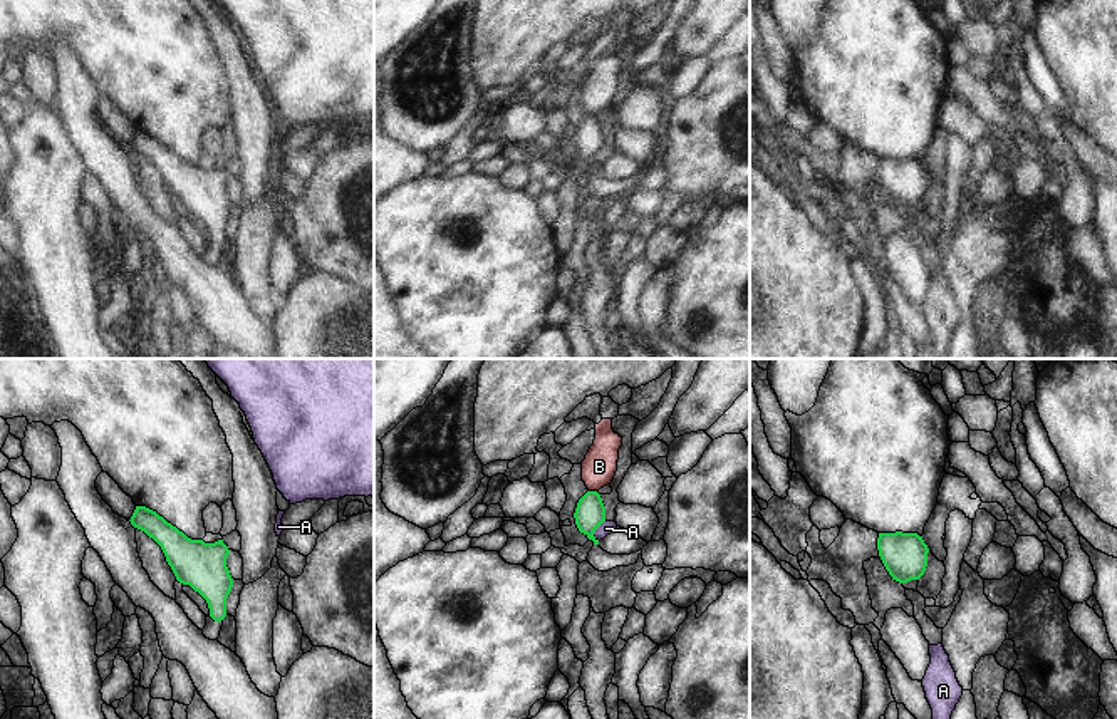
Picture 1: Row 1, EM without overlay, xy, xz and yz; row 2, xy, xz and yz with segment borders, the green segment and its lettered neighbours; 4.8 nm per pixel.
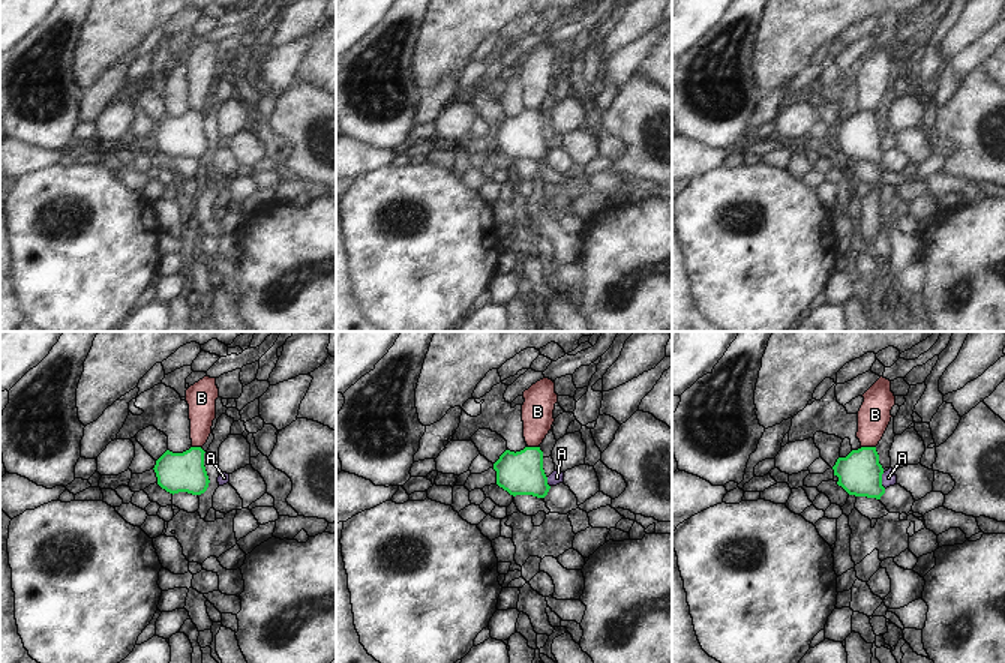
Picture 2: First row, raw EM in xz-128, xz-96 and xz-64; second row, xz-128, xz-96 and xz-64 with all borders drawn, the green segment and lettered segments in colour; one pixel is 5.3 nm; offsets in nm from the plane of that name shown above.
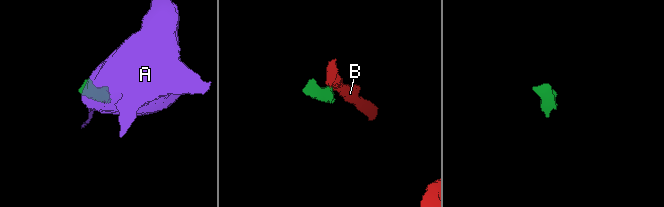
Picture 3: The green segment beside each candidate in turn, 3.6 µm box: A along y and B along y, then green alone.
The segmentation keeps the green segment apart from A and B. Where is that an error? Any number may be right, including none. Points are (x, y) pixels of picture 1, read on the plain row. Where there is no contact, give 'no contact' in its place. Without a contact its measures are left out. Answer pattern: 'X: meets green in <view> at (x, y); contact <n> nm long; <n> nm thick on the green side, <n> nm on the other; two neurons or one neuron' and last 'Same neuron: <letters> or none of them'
A: meets green in xz at (596, 153); contact 110 nm long; 150 nm thick on the green side, 70 nm on the other; two neurons
B: meets green in xz at (592, 116); contact 40 nm long; 150 nm thick on the green side, 160 nm on the other; two neurons
Same neuron: none of them

